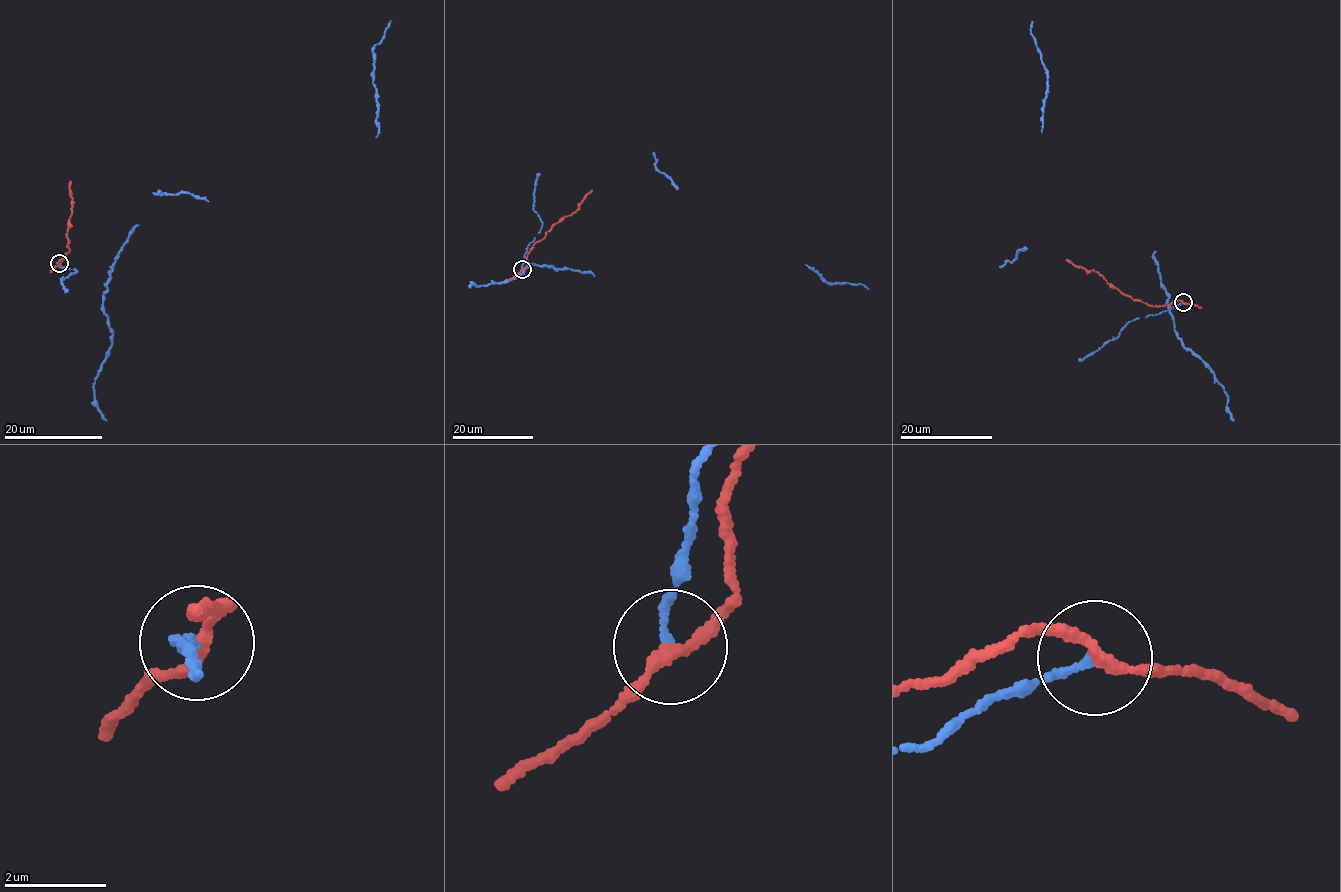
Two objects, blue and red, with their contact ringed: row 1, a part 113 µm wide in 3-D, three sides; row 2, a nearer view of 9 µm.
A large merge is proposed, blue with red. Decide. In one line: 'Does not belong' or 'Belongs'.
Does not belong

